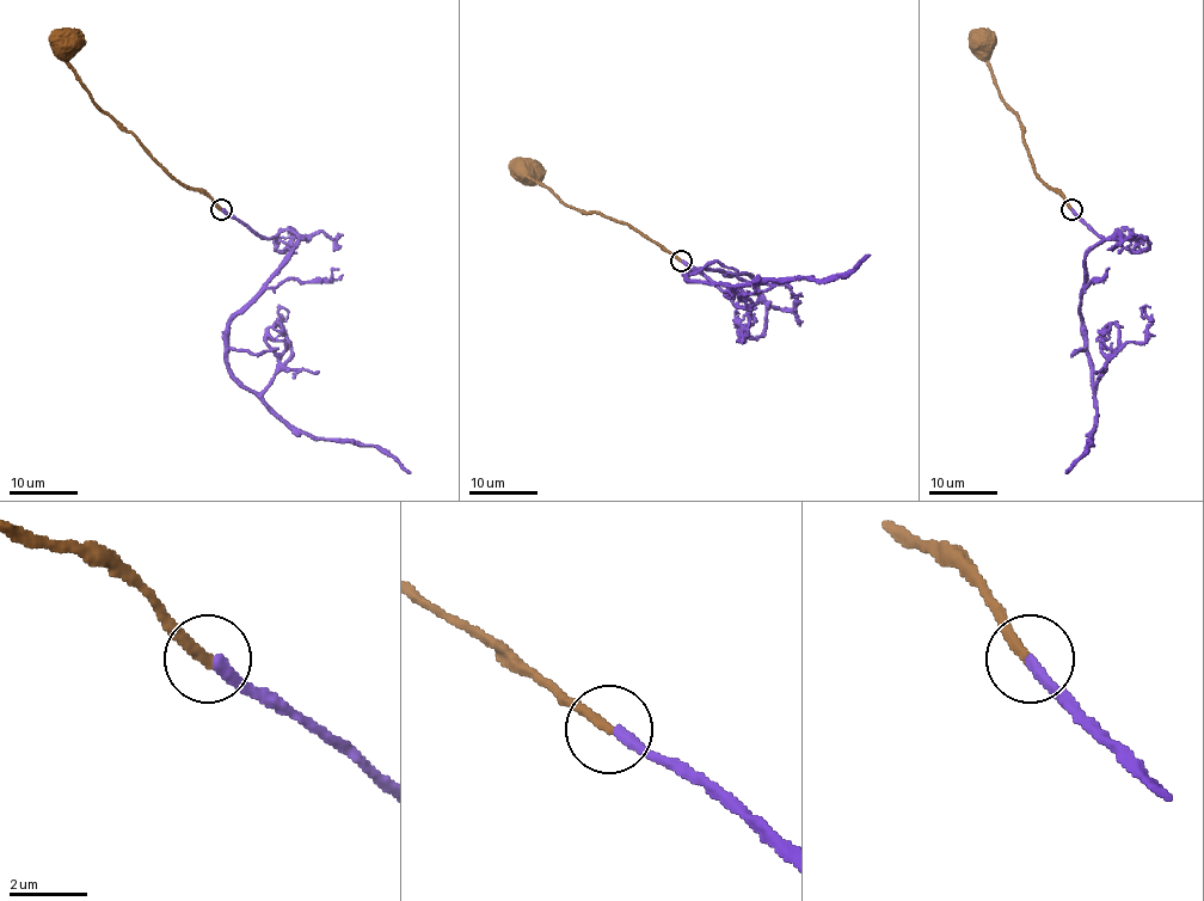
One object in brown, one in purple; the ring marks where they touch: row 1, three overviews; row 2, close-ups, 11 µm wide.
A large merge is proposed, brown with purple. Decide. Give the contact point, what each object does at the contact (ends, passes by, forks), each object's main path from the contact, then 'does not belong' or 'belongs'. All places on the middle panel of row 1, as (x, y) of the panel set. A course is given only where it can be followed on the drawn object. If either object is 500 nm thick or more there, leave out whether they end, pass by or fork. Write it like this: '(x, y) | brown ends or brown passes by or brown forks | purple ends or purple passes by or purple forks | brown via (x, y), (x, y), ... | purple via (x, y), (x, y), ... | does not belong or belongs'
(681, 261) | brown ends | purple ends | brown via (681, 262), (630, 225), (593, 212), (577, 212), (533, 181), (527, 169) | purple via (682, 262), (751, 306), (759, 286), (747, 274), (688, 274), (737, 286), (817, 280), (846, 276), (870, 255) | belongs

